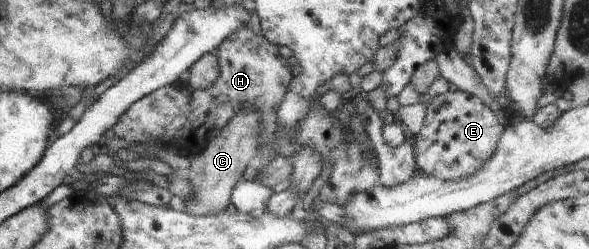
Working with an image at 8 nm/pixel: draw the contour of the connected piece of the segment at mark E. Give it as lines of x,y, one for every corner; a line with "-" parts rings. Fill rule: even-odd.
449,90
437,95
433,101
426,104
426,110
421,131
413,139
416,167
418,171
443,181
453,181
477,173
483,167
483,163
495,153
499,138
506,128
489,105
485,105
479,97
461,90

